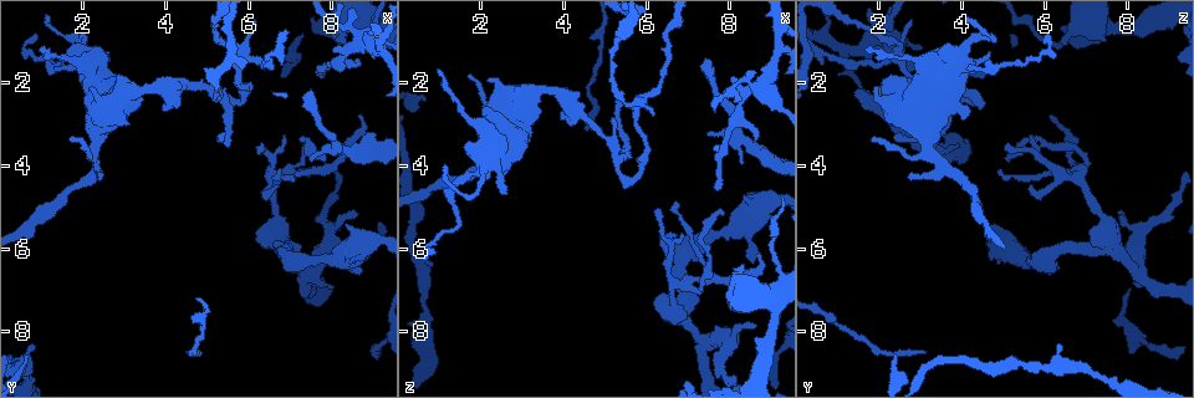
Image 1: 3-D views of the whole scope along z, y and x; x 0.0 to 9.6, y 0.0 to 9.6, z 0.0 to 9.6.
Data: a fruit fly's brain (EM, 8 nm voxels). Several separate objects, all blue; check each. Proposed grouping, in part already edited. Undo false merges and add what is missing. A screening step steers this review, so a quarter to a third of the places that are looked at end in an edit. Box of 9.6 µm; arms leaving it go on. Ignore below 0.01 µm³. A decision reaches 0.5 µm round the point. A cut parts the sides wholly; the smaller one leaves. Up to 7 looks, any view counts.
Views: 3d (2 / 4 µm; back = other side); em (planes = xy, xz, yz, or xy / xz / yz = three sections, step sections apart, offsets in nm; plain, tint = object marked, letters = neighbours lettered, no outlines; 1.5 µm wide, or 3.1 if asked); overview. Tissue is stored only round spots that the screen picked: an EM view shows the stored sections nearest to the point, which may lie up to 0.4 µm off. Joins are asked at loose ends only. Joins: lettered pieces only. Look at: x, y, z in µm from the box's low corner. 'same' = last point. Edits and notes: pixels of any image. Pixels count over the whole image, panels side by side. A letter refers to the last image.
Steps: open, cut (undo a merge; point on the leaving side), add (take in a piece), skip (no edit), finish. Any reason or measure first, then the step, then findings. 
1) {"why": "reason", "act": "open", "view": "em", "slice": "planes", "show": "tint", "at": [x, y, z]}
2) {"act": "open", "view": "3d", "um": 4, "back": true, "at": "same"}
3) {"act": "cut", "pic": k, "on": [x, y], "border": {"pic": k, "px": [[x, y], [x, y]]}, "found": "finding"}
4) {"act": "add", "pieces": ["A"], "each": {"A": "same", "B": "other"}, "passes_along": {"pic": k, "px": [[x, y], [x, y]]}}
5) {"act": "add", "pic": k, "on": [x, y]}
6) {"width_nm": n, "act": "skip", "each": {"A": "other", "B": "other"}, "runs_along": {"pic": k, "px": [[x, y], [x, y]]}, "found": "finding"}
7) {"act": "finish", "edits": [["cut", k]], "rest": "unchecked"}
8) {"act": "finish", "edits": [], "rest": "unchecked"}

{"why": "sudden change in width", "act": "open", "view": "em", "slice": "planes", "show": "letters", "at": [7.35, 6.50, 8.15]}

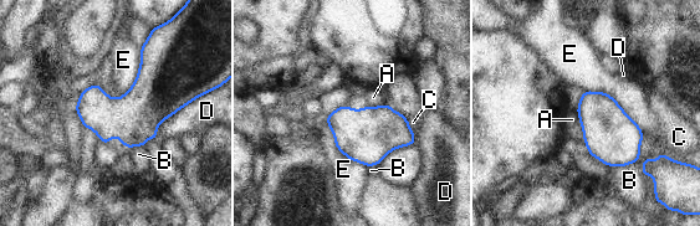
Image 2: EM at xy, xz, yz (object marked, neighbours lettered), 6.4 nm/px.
{"act": "skip", "each": {"A": "other", "B": "other", "C": "other", "D": "other", "E": "other"}, "border": {"pic": 2, "px": [[584, 90], [608, 93], [643, 137]]}, "found": "one neuron here"}

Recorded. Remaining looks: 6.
{"act": "open", "view": "3d", "um": 2, "at": [5.25, 2.30, 3.80]}

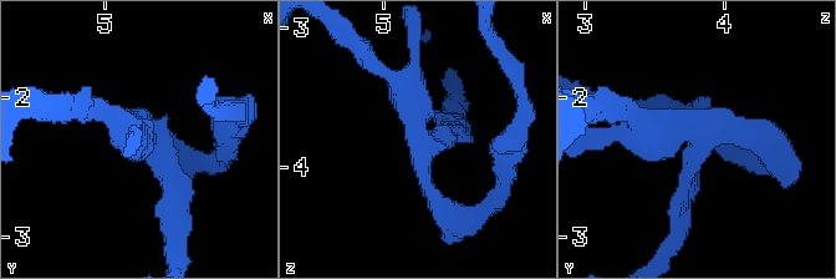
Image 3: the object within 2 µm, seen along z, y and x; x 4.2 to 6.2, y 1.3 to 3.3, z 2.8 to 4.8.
{"act": "open", "view": "em", "slice": "xz", "step": 8, "show": "letters", "at": [5.30, 2.28, 3.78]}

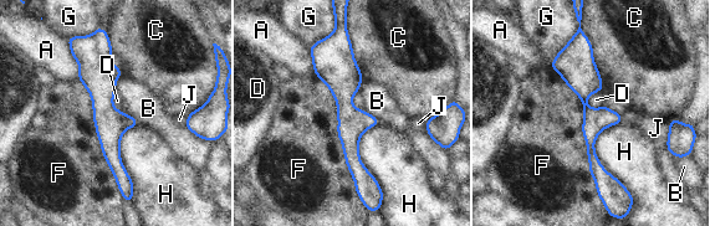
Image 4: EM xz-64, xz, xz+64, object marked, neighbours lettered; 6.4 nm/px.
{"width_nm": 160, "longest_contact_nm": ["F", 900], "act": "skip", "each": {"A": "other", "B": "other", "C": "other", "D": "other", "F": "other", "G": "other", "H": "other", "J": "other"}, "found": "all the same neuron"}

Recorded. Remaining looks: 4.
{"why": "free end", "act": "open", "view": "em", "slice": "xz", "step": 8, "show": "tint", "at": [0.85, 8.35, 6.45]}

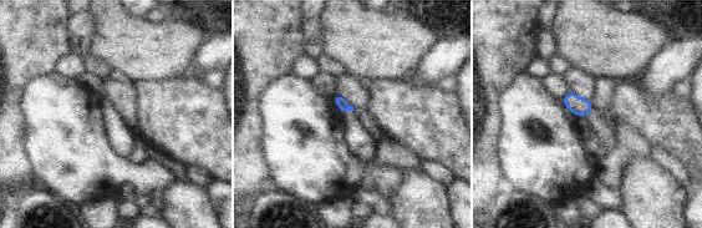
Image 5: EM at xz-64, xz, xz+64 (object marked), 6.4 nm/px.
{"act": "open", "view": "em", "slice": "planes", "show": "letters", "at": "same"}

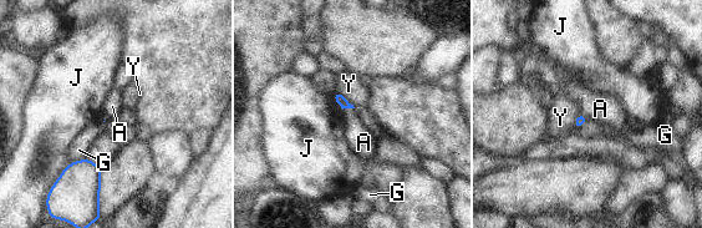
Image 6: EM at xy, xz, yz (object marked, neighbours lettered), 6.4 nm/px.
{"act": "skip", "each": {"A": "other", "G": "other", "J": "other", "Y": "other"}, "border": {"pic": 6, "px": [[354, 107], [342, 109]]}, "found": "no lettered piece goes on from it"}

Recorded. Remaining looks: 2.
{"act": "finish", "edits": [], "rest": "unchecked"}

